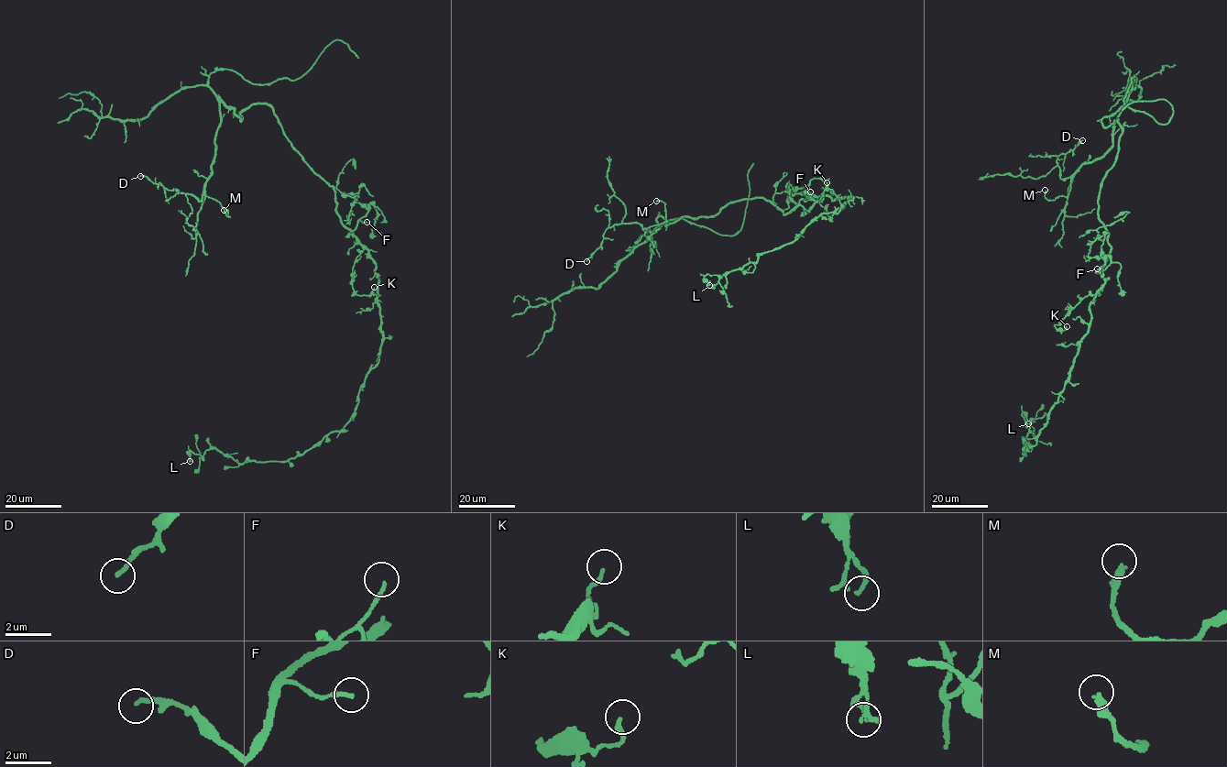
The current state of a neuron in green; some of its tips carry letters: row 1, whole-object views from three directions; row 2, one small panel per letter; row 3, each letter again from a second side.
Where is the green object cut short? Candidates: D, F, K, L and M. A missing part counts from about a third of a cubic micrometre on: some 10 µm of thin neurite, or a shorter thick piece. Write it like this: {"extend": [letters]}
{"extend": []}

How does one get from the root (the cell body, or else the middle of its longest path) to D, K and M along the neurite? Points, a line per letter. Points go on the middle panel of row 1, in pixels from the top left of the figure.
D: (781, 210), (755, 197), (660, 216), (655, 246), (639, 224), (616, 224), (586, 261)
K: (781, 210), (785, 214), (799, 205), (809, 209), (816, 202), (805, 193), (809, 181), (817, 178), (827, 182)
M: (781, 210), (755, 197), (660, 216), (655, 246), (656, 201)

